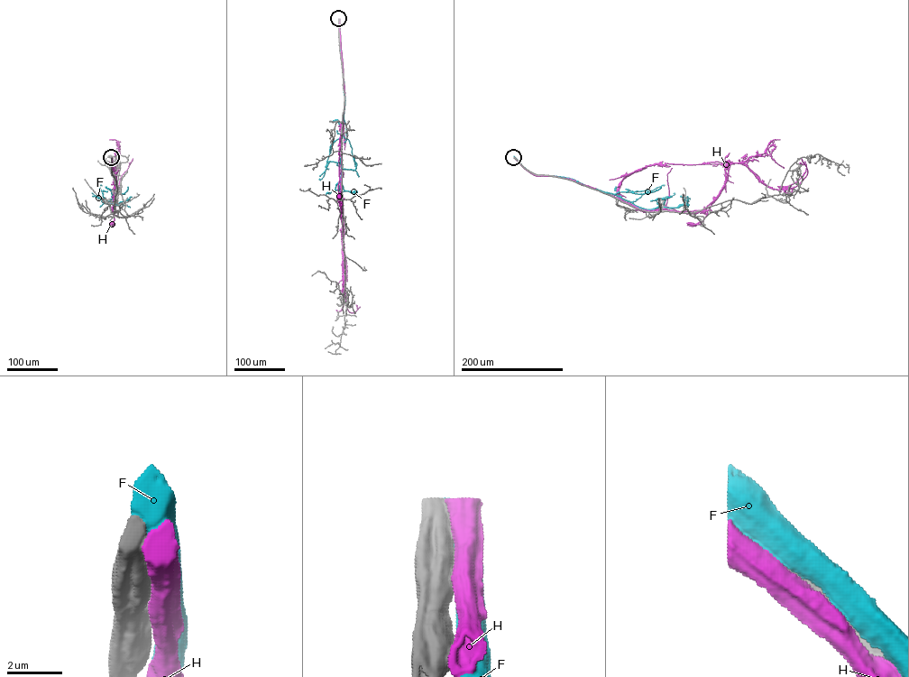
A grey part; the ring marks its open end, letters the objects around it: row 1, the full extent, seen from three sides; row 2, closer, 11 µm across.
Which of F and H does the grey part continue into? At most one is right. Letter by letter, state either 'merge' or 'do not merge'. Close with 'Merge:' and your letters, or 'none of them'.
F: do not merge
H: do not merge
Merge: none of them

